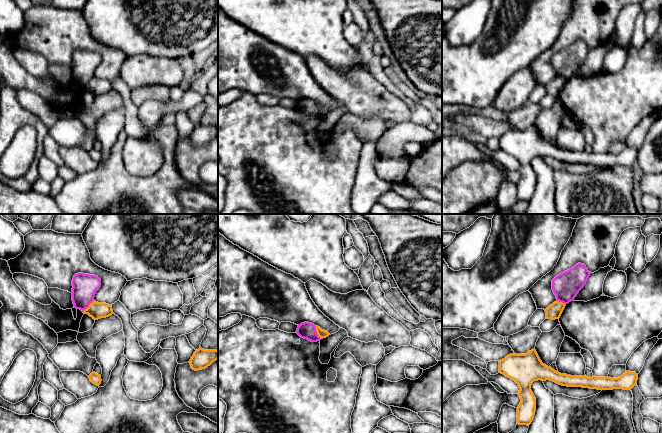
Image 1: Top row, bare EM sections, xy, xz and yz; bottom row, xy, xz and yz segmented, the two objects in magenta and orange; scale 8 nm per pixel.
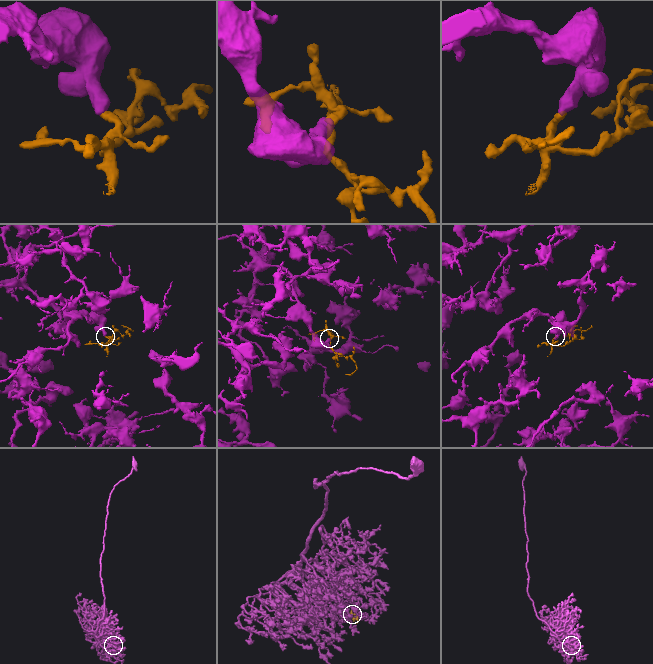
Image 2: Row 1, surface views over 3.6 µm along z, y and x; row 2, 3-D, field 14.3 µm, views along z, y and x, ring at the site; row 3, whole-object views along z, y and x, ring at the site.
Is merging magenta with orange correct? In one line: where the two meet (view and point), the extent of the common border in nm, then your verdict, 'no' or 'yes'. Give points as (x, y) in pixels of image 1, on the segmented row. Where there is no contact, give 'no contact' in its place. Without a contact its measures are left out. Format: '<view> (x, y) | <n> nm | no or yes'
xz (316, 332) | 120 nm | no

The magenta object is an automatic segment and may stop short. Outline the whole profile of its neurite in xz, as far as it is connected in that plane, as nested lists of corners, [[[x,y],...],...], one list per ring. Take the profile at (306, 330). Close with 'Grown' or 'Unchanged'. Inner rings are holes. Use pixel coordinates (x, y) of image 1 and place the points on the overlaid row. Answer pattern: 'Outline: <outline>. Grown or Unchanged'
Outline: [[[304,322],[298,325],[296,333],[301,338],[307,339],[311,342],[317,342],[321,340],[321,338],[317,334],[316,326],[309,322]]]. Unchanged

